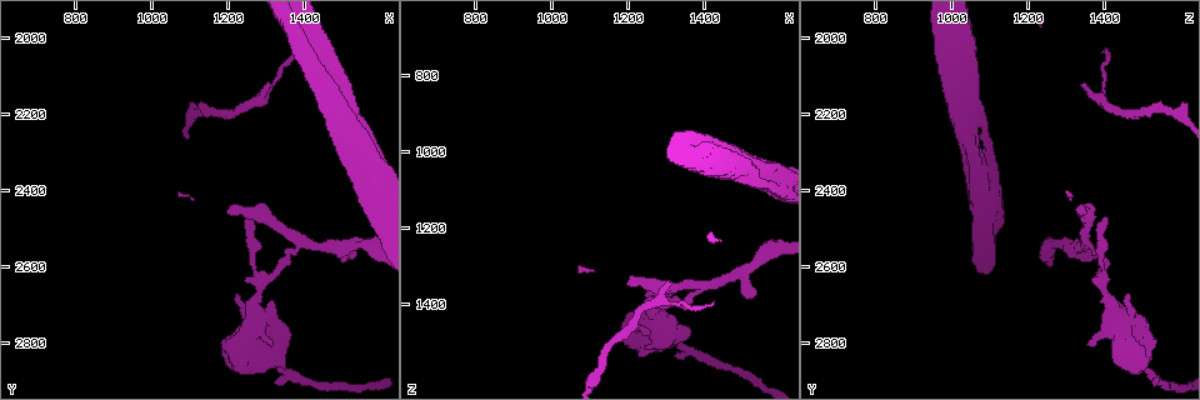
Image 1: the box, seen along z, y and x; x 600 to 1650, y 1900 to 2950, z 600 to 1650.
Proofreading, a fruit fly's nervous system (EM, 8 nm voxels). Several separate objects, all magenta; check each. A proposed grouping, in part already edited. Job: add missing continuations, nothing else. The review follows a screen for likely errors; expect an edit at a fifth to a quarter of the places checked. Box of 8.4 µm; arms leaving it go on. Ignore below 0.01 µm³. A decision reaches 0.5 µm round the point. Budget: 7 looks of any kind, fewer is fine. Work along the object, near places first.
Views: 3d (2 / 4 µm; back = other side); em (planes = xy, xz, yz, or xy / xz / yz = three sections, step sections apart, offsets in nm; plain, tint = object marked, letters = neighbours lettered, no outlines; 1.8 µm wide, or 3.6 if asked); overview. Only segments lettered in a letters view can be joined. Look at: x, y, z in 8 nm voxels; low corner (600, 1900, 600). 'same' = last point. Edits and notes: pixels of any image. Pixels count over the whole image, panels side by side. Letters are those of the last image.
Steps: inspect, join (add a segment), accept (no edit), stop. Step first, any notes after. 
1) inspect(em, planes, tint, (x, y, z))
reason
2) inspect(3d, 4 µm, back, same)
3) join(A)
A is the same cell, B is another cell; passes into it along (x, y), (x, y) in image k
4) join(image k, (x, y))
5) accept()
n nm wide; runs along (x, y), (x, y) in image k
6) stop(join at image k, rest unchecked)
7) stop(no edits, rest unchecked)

inspect(em, planes, letters, (1515, 2585, 1375))
branch stops here

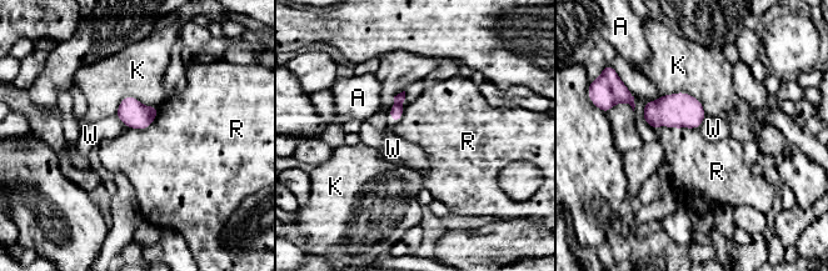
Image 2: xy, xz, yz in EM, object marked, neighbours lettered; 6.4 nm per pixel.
accept()
A, K, R and W are other cells; border along (698, 128), (657, 126), (654, 129) in image 2; no lettered segment goes on from it

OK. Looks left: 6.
inspect(3d, 2 µm, (1290, 2640, 1400))

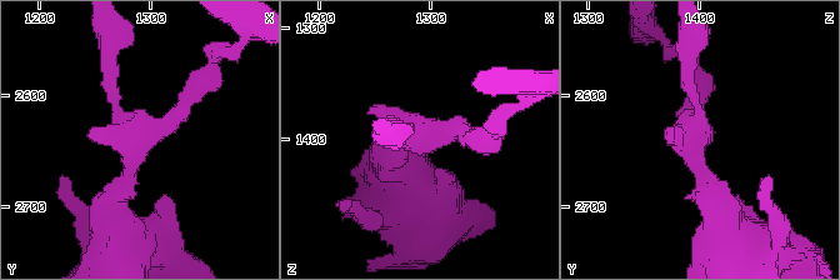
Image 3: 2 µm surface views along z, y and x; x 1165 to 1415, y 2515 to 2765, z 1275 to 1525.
inspect(em, 3.6 µm, xy, step 4, tint, (1288, 2640, 1394))
3 arms; arms of 160, 200, 360 nm; need the tissue

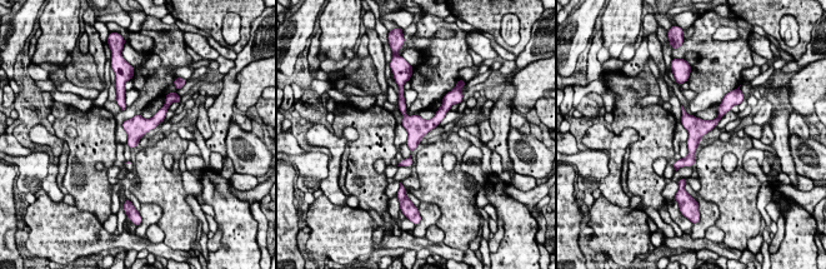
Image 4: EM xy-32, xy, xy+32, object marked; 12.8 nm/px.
inspect(em, 3.6 µm, xy, step 4, letters, same)
see the neighbours

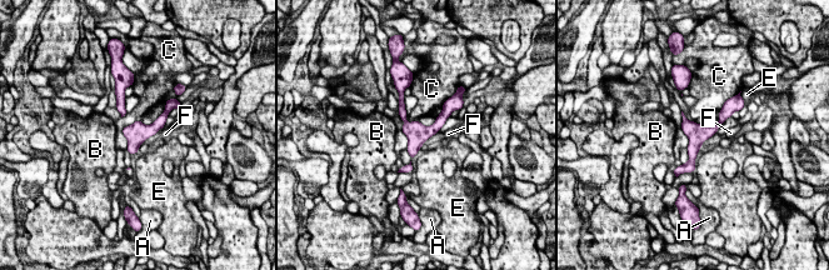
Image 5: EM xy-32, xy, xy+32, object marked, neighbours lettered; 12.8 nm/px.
accept()
A, B, C, E and F are other cells; runs along (723, 114), (680, 169) in image 5; none of them fits

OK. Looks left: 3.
inspect(3d, 4 µm, (1500, 2205, 1025))
arms part here

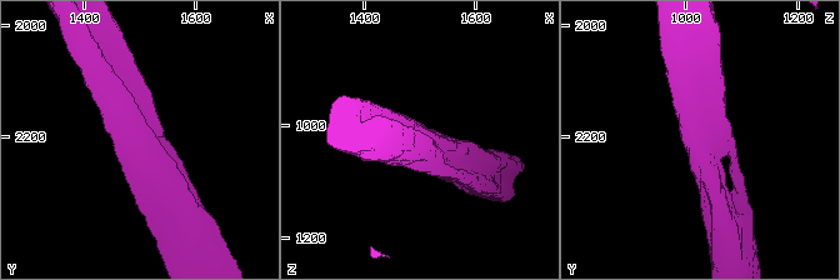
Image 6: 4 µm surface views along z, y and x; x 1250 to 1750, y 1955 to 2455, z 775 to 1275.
inspect(em, planes, letters, (1495, 2205, 1030))
now the EM

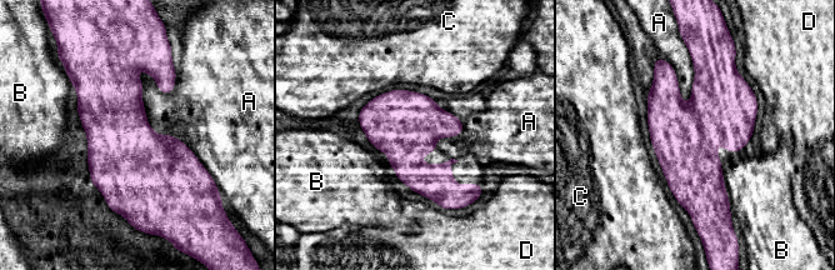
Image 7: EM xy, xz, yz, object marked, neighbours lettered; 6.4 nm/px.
accept()
A, B, C and D are other cells; border along (138, 69), (149, 125), (213, 176) in image 7; none of them fits

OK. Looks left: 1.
stop(no edits, rest unchecked)

